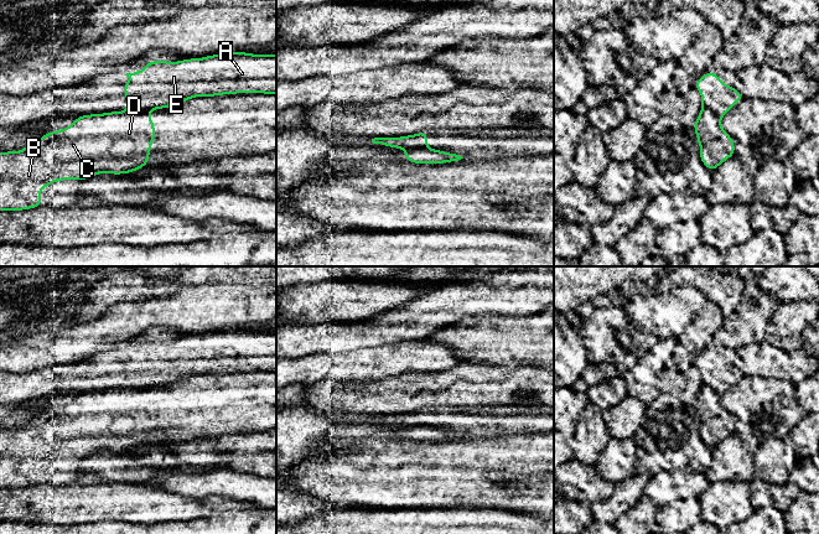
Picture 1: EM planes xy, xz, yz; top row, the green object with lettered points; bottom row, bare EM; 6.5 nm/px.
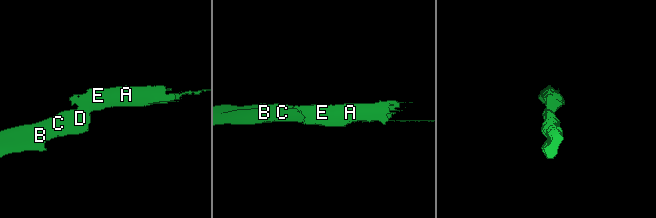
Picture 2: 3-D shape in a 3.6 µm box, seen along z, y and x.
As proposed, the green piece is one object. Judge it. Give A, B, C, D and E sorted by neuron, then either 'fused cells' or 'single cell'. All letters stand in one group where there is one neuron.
A E / B C D; fused cells

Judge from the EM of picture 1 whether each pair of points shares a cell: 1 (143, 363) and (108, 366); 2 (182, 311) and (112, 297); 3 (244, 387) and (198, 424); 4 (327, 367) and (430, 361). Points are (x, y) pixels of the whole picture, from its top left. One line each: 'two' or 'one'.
1: one
2: two
3: one
4: one

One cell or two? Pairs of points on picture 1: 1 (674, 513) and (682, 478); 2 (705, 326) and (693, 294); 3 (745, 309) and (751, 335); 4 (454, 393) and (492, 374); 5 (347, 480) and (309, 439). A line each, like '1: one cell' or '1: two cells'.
1: two cells
2: two cells
3: one cell
4: one cell
5: two cells

